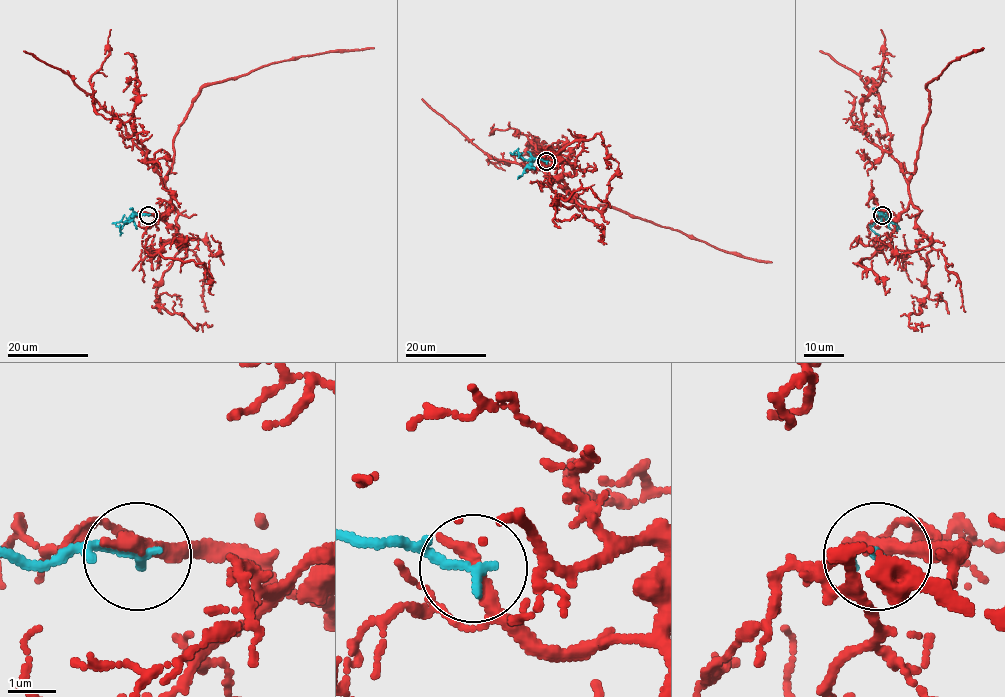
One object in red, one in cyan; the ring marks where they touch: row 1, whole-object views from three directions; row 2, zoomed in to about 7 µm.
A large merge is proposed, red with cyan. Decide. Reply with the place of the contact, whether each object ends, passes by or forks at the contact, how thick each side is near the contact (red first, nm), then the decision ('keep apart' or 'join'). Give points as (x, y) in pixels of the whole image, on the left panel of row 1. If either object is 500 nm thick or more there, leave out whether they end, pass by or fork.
place (148, 215); red passes by; cyan ends; calibres 280 and 240 nm; keep apart

